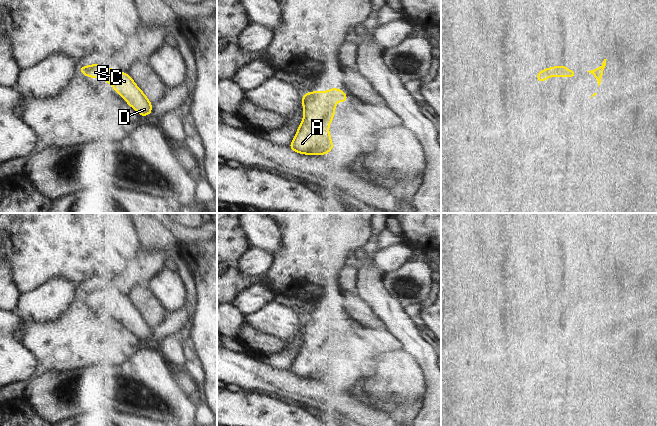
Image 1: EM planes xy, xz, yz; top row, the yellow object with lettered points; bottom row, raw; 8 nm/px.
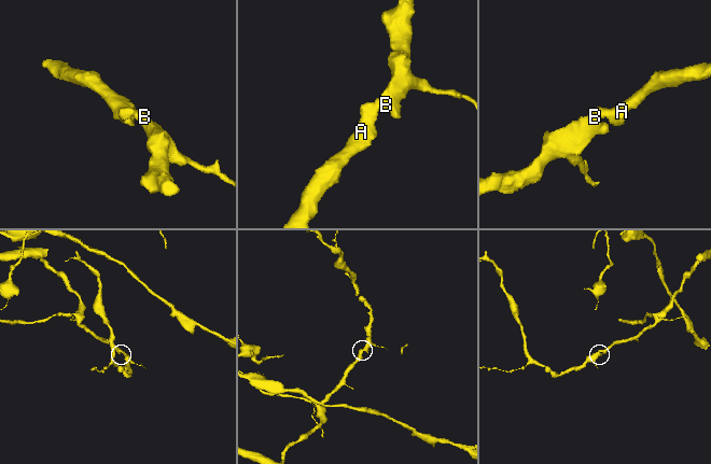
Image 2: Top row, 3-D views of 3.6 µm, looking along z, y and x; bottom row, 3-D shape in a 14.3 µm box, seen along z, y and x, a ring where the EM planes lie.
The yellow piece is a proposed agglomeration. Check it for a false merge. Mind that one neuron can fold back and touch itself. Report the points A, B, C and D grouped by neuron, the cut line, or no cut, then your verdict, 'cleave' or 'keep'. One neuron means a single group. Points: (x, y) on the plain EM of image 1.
A B C D; no cut; keep

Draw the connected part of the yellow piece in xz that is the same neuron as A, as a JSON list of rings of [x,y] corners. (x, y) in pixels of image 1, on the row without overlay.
[[[338,312],[303,317],[303,343],[289,372],[304,379],[326,379],[333,372],[329,356],[337,326],[345,327],[348,320]]]

